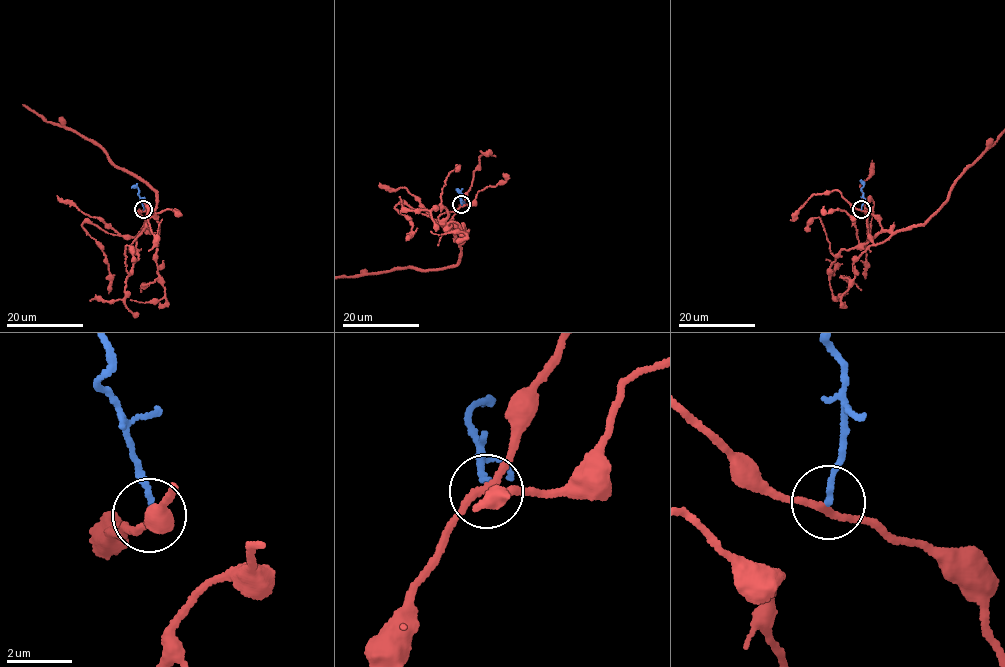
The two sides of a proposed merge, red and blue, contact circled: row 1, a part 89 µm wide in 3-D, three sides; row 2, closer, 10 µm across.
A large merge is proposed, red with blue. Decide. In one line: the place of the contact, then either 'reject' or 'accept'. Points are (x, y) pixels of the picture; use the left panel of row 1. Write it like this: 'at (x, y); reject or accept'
at (143, 209); reject

